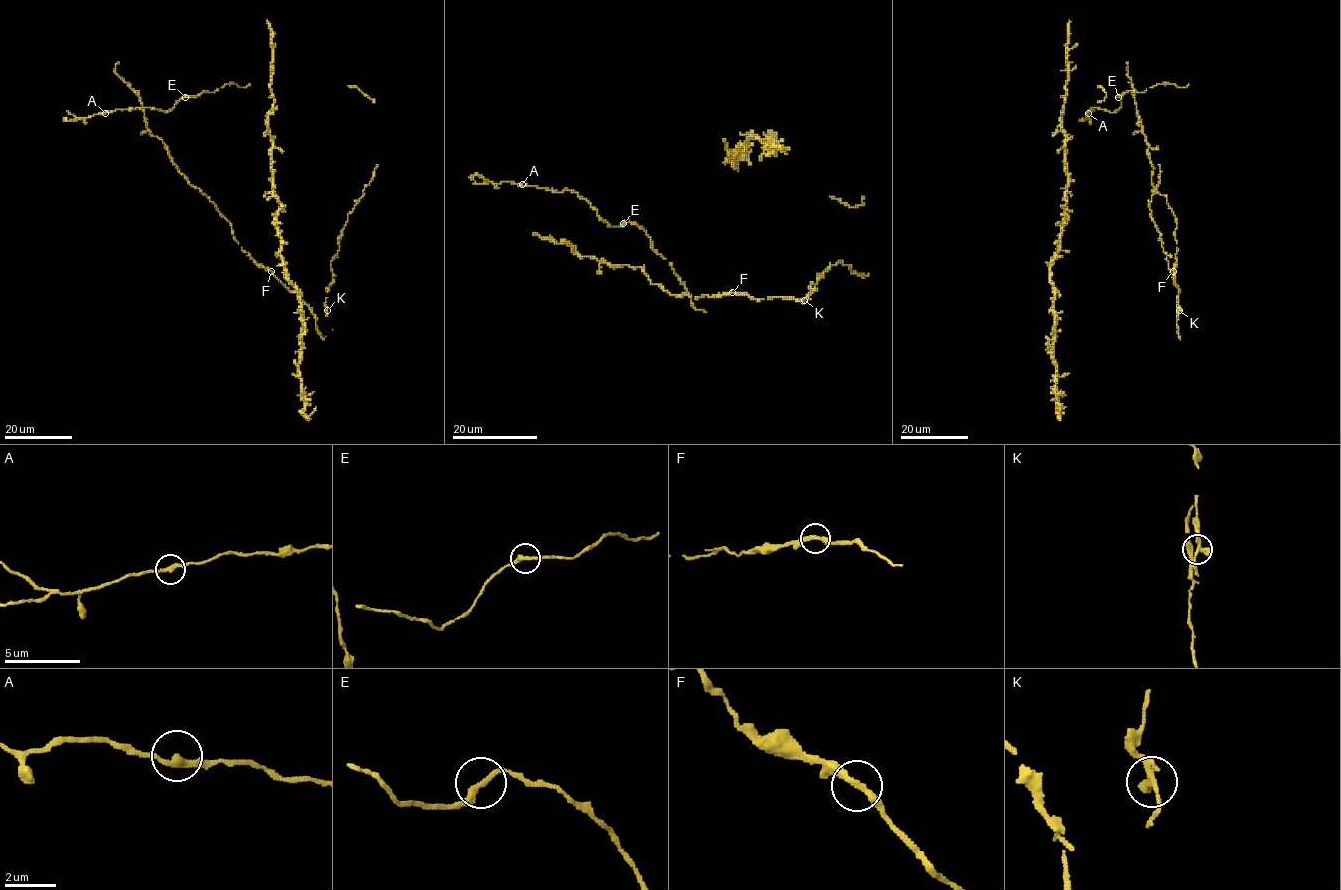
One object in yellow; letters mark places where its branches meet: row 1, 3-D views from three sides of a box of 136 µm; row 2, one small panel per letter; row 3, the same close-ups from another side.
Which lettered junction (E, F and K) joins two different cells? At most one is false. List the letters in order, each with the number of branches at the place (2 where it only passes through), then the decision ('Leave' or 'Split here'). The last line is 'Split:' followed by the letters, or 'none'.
E: Branches: 2. Leave
F: Branches: 2. Leave
K: Branches: 2. Leave
Split: none

